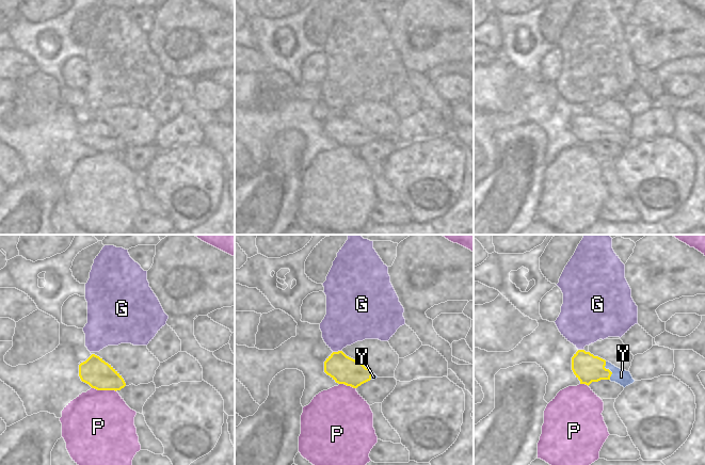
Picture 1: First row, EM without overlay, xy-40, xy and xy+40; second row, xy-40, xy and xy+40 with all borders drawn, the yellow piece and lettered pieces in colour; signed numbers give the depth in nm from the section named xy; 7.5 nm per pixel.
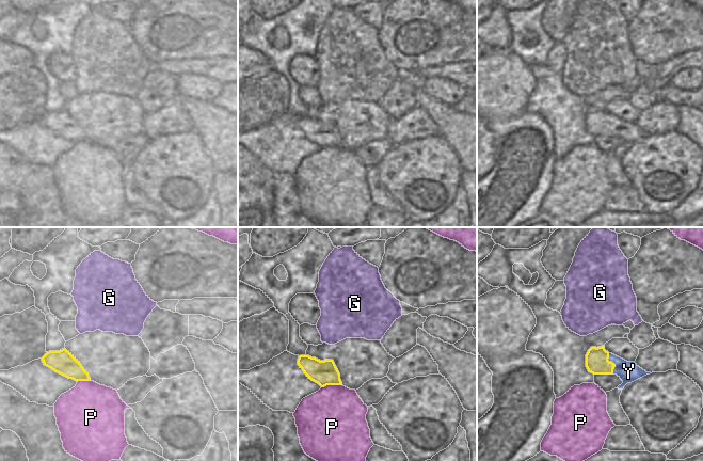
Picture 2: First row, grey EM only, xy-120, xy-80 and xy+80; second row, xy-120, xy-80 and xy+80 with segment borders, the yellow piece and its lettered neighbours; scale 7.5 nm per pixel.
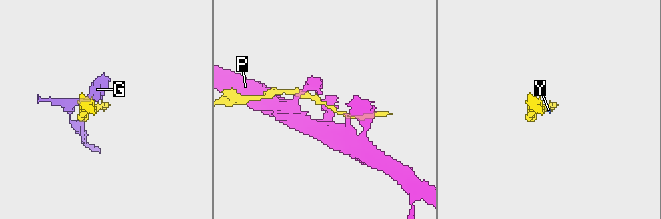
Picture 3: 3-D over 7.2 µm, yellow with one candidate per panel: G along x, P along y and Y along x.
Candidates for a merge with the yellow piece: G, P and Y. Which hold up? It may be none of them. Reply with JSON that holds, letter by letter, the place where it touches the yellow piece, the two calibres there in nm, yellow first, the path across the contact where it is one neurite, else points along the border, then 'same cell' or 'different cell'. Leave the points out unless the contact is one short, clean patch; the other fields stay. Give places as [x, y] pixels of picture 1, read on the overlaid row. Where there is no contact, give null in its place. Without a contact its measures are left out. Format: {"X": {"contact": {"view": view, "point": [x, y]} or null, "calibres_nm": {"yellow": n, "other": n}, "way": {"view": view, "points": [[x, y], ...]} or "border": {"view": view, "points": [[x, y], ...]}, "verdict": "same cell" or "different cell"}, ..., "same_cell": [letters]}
{"G": {"contact": {"view": "xy", "point": [336, 352]}, "calibres_nm": {"yellow": 200, "other": 340}, "border": {"view": "xy", "points": [[340, 350], [333, 352]]}, "verdict": "different cell"}, "P": {"contact": {"view": "xy-40", "point": [103, 389]}, "calibres_nm": {"yellow": 220, "other": 480}, "verdict": "different cell"}, "Y": {"contact": {"view": "xy+40", "point": [609, 370]}, "calibres_nm": {"yellow": 220, "other": 120}, "border": {"view": "xy+40", "points": [[605, 362], [605, 367], [611, 372], [610, 379]]}, "verdict": "different cell"}, "same_cell": []}

